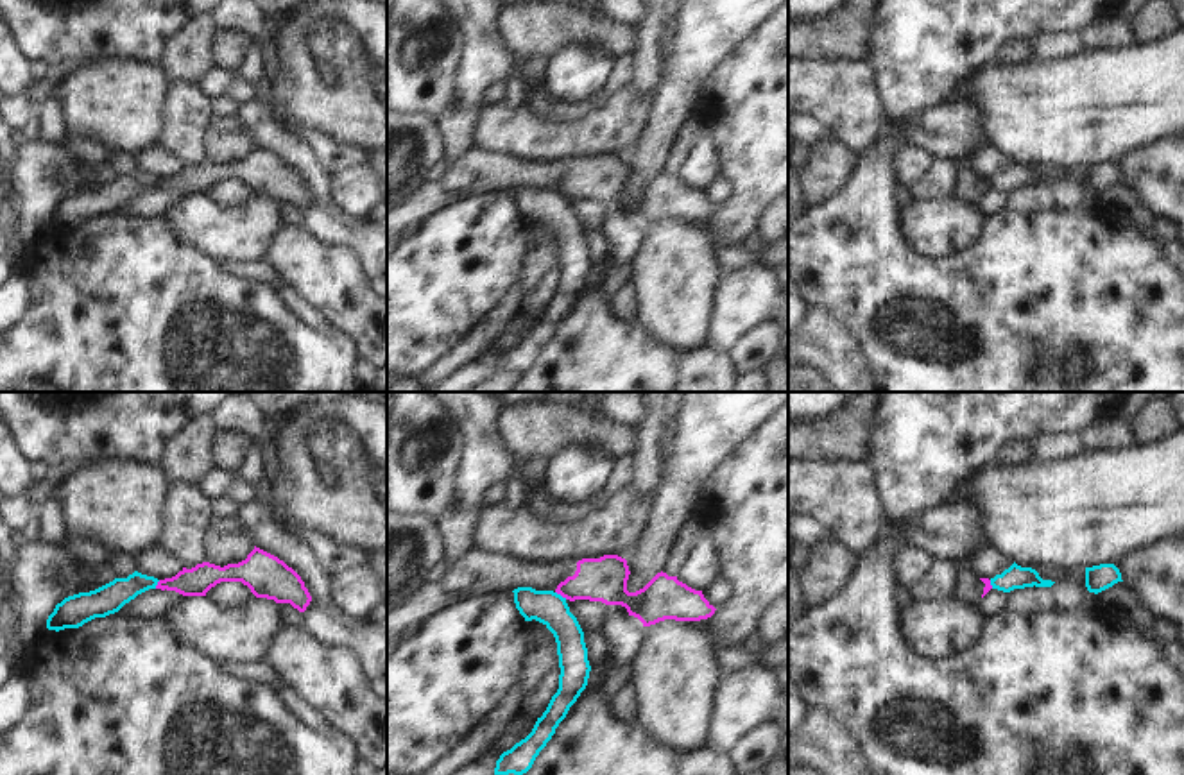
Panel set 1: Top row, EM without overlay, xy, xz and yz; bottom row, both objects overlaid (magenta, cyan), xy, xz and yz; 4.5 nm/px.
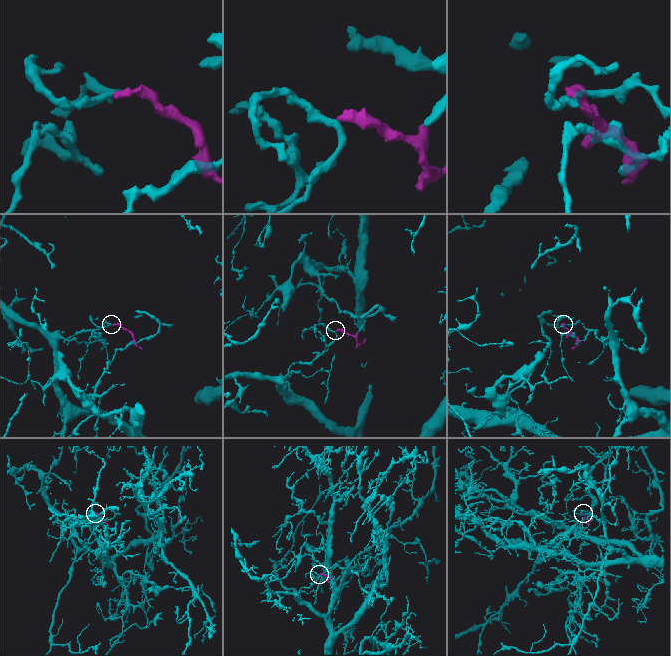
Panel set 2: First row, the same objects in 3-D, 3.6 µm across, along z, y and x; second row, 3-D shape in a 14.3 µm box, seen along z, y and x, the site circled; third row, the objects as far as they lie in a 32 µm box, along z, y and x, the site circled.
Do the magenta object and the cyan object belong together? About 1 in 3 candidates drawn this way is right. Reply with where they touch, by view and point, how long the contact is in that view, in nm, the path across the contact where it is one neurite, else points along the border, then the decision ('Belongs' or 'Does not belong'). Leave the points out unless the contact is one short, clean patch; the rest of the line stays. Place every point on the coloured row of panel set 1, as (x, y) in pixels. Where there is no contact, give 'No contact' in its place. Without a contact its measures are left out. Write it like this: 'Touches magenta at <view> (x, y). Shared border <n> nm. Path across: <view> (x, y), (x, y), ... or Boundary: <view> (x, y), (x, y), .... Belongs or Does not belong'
Touches magenta at xz (561, 595). Shared border 70 nm. Boundary: xz (556, 591), (566, 598). Does not belong.

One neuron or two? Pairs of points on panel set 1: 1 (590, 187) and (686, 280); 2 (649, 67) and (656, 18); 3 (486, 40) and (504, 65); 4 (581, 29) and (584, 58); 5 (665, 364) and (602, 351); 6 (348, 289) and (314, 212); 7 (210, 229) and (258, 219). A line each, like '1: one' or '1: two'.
1: two
2: one
3: one
4: two
5: one
6: two
7: one

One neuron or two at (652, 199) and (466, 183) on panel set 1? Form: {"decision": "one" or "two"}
{"decision": "one"}

